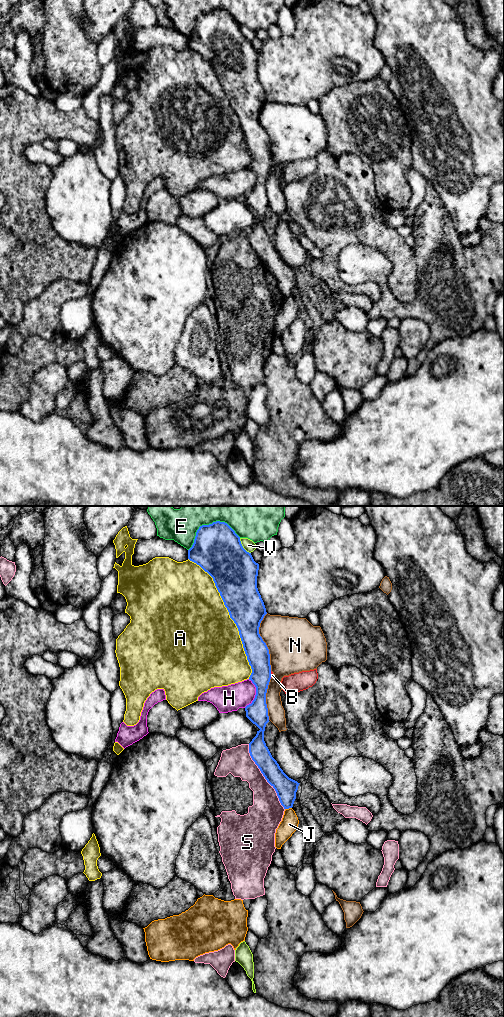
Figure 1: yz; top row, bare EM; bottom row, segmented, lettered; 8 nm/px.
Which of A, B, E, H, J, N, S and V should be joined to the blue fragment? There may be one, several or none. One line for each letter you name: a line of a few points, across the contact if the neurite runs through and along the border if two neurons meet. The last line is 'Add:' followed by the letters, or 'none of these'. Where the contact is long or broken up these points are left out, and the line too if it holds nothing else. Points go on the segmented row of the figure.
Add: none of these

